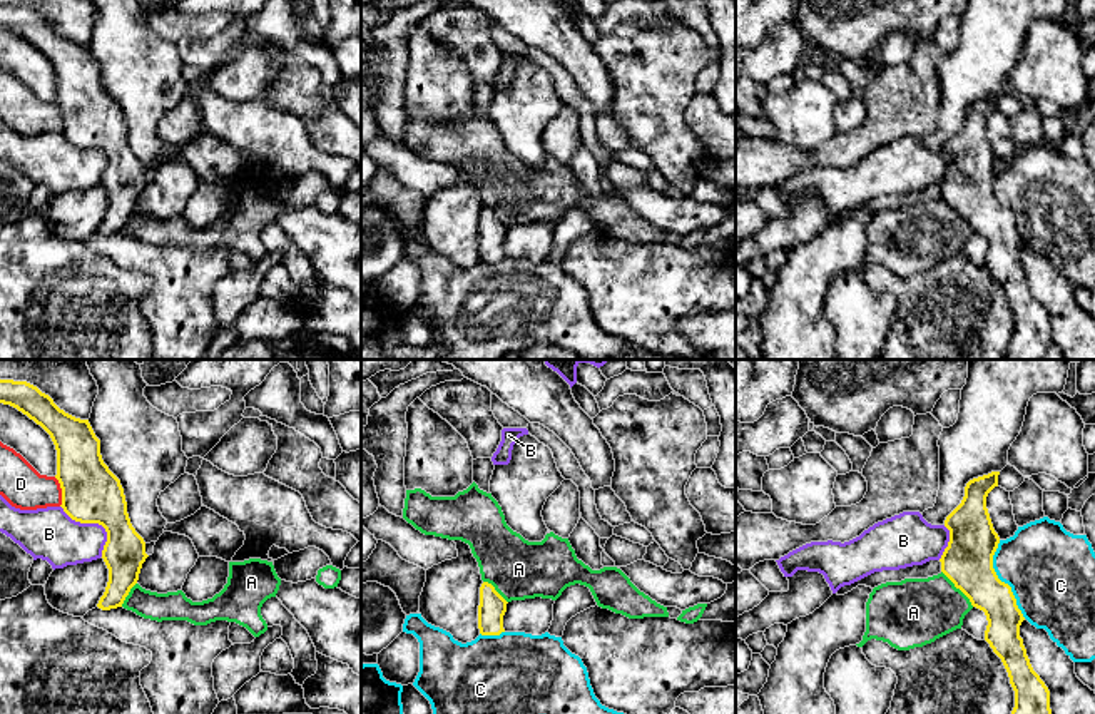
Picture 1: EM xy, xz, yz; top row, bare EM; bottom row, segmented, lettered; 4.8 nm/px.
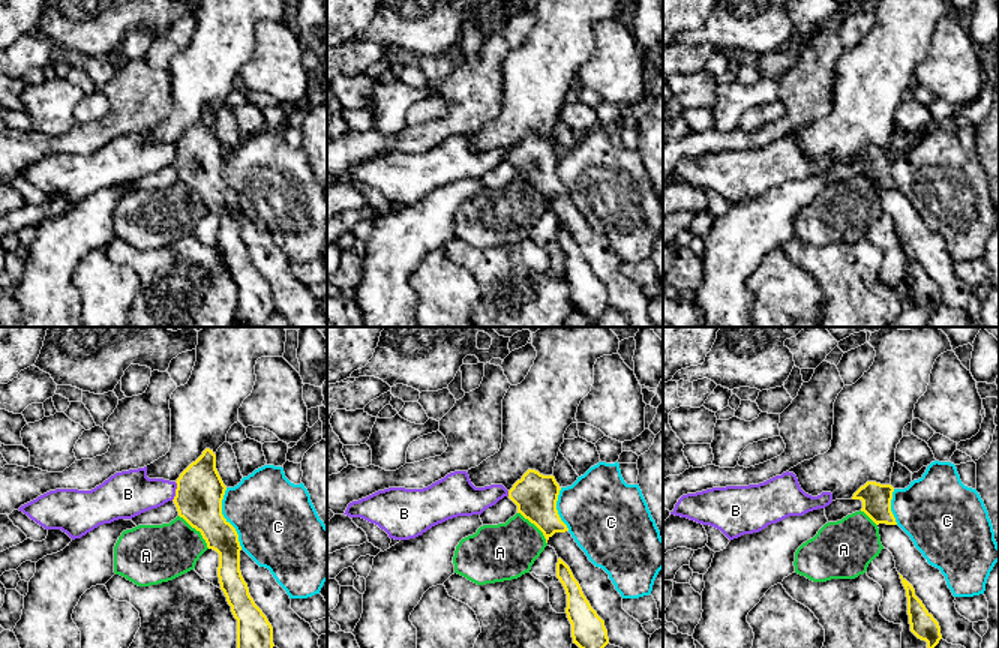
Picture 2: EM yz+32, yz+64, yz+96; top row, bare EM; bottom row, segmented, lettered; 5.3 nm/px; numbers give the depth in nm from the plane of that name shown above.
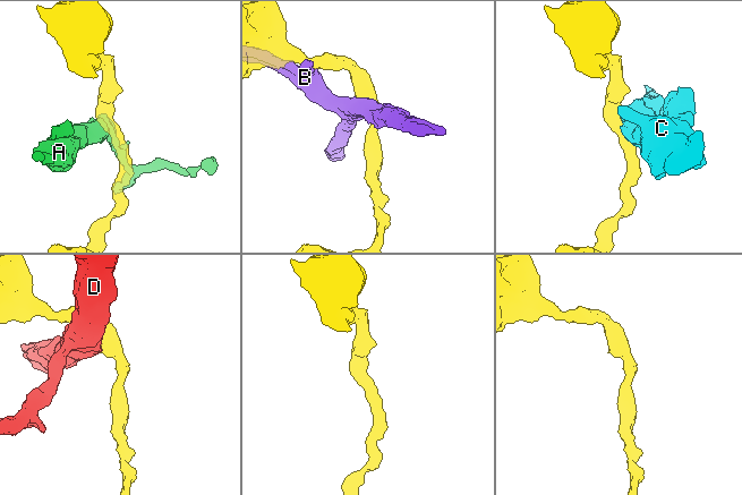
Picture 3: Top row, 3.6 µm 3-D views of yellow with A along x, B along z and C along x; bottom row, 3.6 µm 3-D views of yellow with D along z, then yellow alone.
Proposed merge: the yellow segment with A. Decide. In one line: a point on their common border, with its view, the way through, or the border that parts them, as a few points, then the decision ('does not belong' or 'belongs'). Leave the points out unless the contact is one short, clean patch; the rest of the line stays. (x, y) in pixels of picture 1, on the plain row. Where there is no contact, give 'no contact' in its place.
yz (958, 213) | along yz (942, 196), (973, 231) | does not belong

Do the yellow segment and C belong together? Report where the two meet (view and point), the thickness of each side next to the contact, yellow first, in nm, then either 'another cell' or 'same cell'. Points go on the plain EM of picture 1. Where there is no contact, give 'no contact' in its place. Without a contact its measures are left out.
yz (1000, 206) | 240/420 nm | another cell

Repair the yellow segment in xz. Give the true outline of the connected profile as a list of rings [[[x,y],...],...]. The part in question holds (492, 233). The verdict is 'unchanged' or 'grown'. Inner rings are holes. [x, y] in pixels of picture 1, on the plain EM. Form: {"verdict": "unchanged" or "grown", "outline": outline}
{"verdict": "unchanged", "outline": [[[488,207],[480,212],[478,254],[481,261],[500,261],[503,254],[503,241],[507,226]]]}

